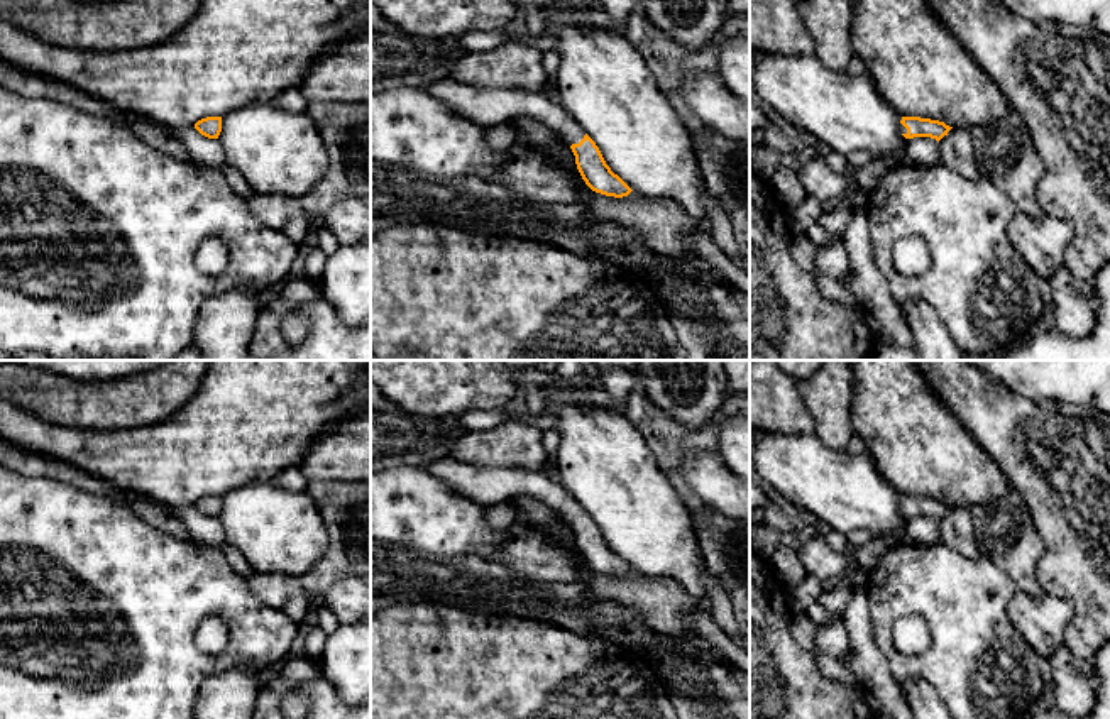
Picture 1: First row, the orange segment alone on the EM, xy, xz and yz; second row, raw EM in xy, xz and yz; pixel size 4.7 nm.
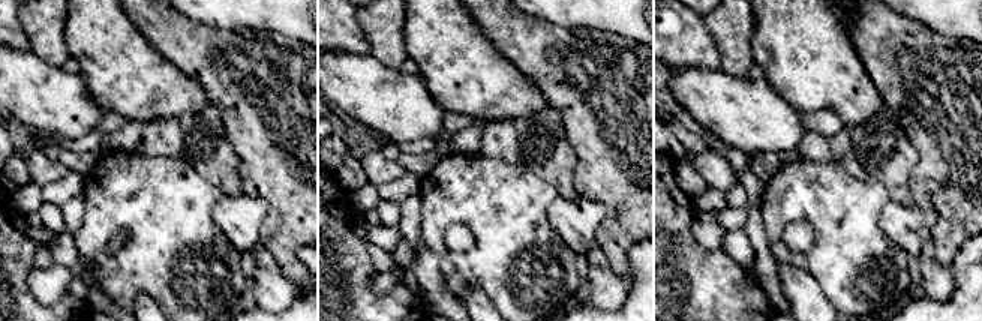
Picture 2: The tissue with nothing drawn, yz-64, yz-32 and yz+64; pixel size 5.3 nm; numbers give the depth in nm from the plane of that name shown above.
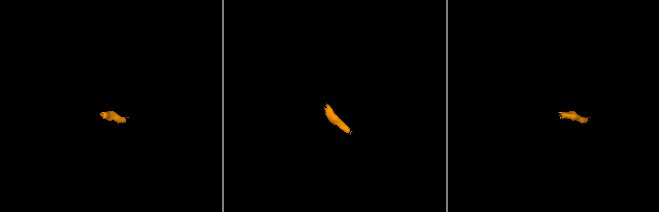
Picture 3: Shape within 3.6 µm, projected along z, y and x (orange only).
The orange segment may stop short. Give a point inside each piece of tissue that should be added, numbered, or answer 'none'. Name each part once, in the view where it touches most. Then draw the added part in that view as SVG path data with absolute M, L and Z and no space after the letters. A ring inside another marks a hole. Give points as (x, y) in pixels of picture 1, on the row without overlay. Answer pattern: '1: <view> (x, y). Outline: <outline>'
1: xz (488, 488). Outline: M452 457L437 460L426 472L450 486L467 499L494 506L511 502L518 494L530 496L553 508L569 524L579 523L585 511L560 482L552 482L543 472L519 469L477 469Z

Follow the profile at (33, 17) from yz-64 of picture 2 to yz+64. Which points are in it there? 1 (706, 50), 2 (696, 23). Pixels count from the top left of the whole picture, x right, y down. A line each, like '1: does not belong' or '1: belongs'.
1: does not belong
2: does not belong

